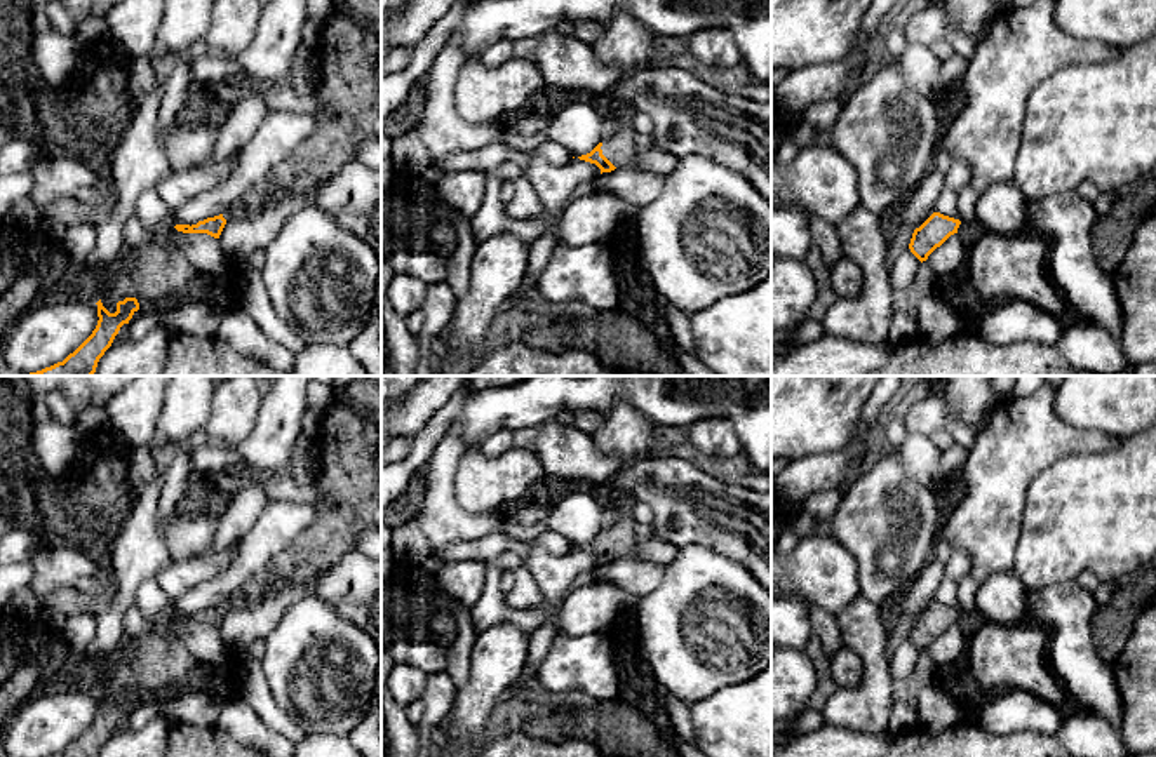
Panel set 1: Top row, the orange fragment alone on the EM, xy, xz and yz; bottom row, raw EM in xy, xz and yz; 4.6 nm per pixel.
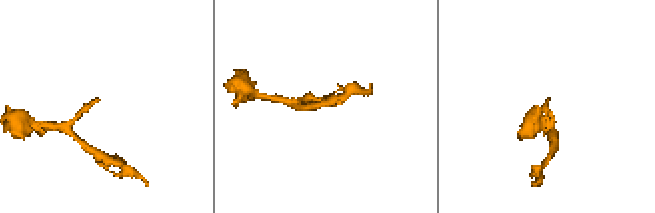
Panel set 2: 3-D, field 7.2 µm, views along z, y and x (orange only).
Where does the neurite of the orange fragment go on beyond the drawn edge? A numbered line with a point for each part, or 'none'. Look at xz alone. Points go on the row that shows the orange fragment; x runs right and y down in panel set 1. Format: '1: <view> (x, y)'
1: xz (620, 150)

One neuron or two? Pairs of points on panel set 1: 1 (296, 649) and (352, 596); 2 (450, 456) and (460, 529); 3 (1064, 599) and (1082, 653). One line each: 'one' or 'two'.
1: two
2: one
3: one

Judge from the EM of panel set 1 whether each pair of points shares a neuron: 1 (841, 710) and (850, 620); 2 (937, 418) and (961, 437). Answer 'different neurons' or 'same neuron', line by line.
1: same neuron
2: same neuron

